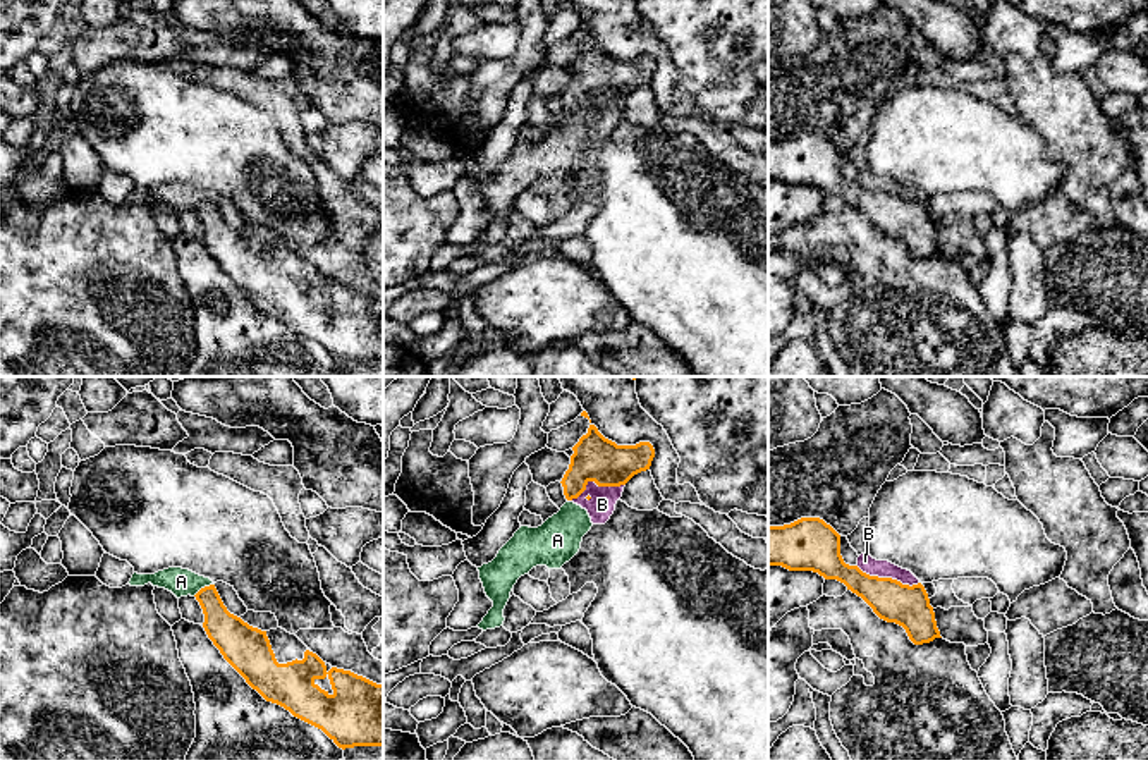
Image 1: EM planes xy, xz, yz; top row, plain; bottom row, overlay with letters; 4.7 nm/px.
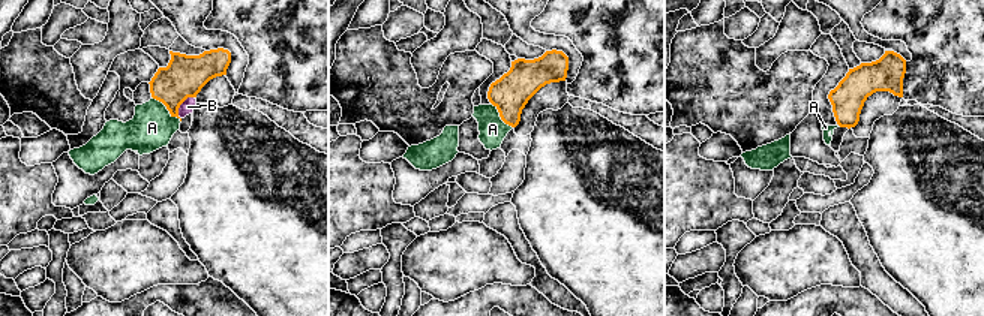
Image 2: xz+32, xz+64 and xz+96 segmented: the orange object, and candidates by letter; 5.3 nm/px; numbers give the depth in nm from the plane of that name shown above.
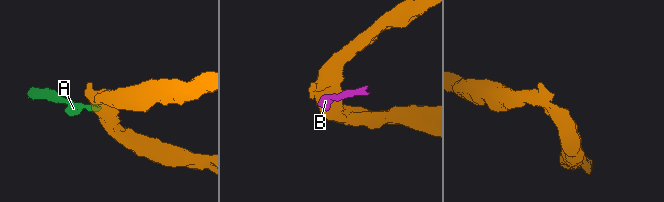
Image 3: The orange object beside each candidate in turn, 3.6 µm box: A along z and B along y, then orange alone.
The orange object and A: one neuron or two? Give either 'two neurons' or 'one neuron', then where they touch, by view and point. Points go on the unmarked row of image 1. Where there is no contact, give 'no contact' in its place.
two neurons | xy (203, 203)

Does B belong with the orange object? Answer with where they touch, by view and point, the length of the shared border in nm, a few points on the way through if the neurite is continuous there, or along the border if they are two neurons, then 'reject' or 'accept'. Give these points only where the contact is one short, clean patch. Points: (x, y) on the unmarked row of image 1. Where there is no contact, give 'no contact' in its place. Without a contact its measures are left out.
yz (887, 193) | 300 nm | along yz (856, 179), (870, 190), (891, 191), (909, 200), (918, 198) | reject

